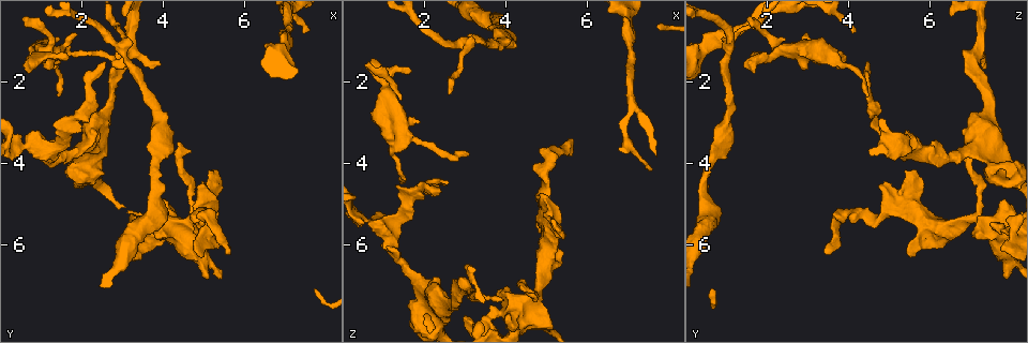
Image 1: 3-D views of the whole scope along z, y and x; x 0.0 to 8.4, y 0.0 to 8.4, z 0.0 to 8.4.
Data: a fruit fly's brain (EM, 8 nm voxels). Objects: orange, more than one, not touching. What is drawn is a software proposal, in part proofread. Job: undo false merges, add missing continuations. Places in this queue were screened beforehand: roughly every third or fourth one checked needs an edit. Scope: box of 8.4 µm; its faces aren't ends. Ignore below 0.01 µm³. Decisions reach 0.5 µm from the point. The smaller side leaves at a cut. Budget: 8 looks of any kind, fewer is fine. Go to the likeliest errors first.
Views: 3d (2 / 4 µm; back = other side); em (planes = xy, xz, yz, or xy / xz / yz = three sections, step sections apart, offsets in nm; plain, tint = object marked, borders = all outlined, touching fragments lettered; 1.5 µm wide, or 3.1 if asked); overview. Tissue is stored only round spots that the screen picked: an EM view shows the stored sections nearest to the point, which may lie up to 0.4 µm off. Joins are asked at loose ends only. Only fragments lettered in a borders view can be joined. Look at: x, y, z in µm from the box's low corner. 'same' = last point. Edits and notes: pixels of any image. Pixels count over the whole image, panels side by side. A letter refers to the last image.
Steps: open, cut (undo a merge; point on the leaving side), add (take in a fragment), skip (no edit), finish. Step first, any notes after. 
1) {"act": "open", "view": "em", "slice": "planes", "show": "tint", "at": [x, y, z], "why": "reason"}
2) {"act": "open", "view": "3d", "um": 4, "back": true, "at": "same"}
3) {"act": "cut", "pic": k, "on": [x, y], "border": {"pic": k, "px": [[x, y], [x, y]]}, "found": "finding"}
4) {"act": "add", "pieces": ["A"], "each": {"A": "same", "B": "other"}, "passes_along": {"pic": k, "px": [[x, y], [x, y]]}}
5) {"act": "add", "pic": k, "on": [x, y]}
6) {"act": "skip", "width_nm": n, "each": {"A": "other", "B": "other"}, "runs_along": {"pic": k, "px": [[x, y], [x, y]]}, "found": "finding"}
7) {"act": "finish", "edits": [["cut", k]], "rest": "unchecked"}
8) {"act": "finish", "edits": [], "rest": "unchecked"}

{"act": "open", "view": "3d", "um": 2, "back": true, "at": [5.00, 6.25, 5.60], "why": "branch stops here"}

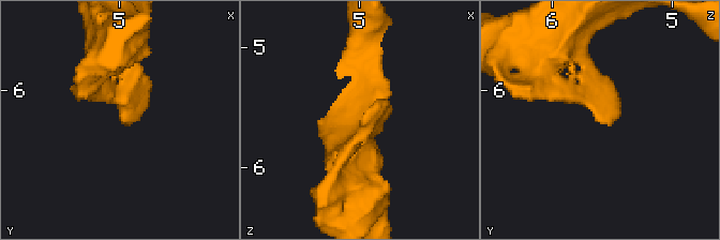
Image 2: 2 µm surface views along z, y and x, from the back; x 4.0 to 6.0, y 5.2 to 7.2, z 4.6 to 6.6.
{"act": "open", "view": "em", "slice": "planes", "show": "borders", "at": [4.96, 6.28, 5.58]}

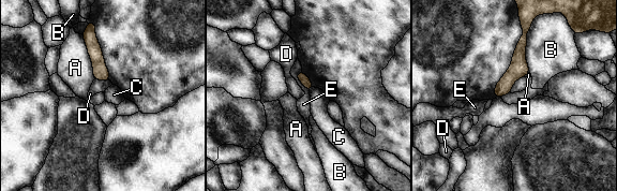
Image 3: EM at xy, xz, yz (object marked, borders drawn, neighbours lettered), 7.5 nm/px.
{"act": "skip", "longest_contact_nm": ["A", 360], "each": {"A": "other", "B": "other", "C": "other", "D": "other", "E": "other"}, "runs_along": {"pic": 3, "px": [[524, 38], [518, 68], [497, 94]]}, "found": "none of them fits"}

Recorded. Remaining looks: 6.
{"act": "open", "view": "em", "slice": "planes", "show": "tint", "at": [5.55, 6.20, 3.40], "why": "an open end"}

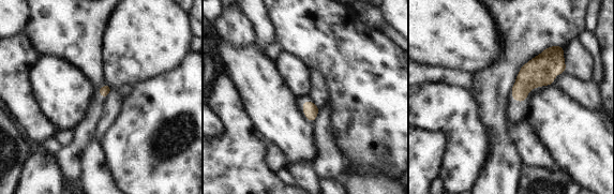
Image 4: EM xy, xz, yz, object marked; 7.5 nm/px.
{"act": "open", "view": "em", "slice": "planes", "show": "borders", "at": "same"}

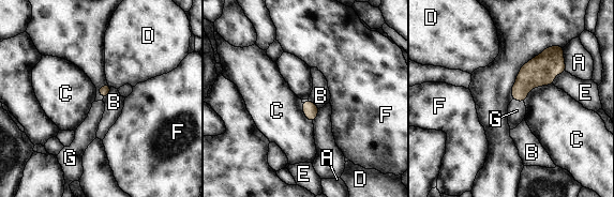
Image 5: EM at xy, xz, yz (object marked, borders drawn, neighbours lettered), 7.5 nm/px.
{"act": "add", "pieces": ["G"], "each": {"A": "other", "B": "other", "C": "other", "D": "other", "E": "other", "F": "other", "G": "same"}, "found": "it goes on there"}

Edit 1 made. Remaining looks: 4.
{"act": "open", "view": "em", "slice": "planes", "show": "tint", "at": [4.35, 4.05, 6.95], "why": "sharp bend"}

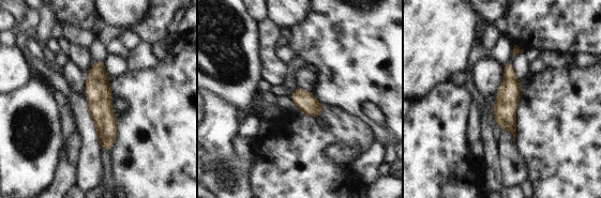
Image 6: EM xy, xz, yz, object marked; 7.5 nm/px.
{"act": "open", "view": "em", "slice": "planes", "show": "borders", "at": "same", "why": "what lies round it"}

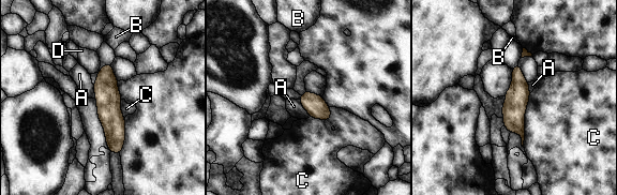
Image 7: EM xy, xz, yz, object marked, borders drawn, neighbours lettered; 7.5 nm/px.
{"act": "skip", "each": {"A": "other", "B": "other", "C": "other", "D": "other"}, "border": {"pic": 7, "px": [[530, 93], [525, 109], [523, 146]]}, "found": "one neuron here"}

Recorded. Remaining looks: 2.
{"act": "finish", "edits": [["add", 5]], "rest": "unchecked"}

